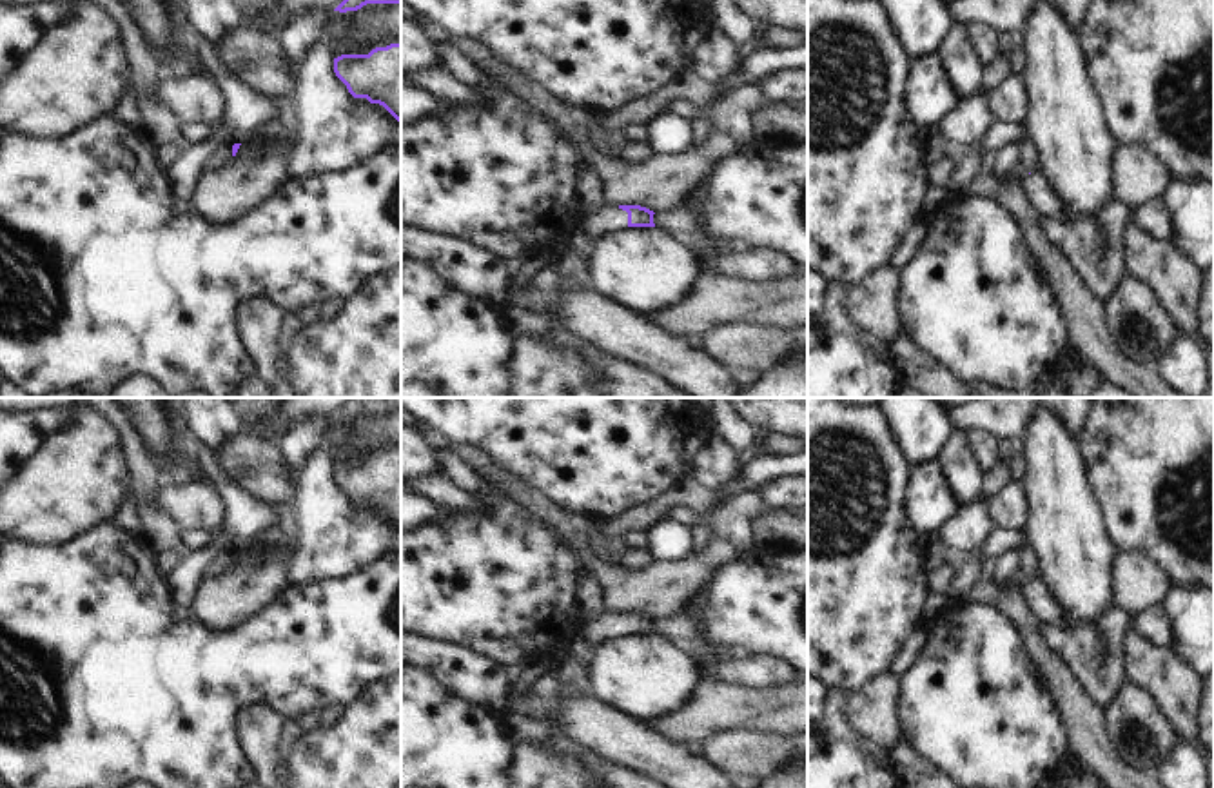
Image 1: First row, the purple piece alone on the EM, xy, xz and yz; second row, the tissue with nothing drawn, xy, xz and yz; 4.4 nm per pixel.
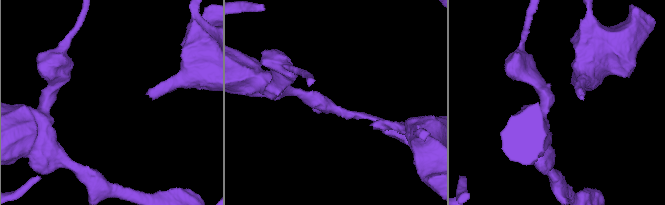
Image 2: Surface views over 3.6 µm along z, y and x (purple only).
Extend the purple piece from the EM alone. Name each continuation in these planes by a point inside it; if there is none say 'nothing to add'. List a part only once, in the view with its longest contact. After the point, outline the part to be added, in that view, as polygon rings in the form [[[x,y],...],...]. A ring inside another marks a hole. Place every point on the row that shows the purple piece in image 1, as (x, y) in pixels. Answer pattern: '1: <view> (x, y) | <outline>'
1: xz (610, 218) | [[[604,205],[601,211],[593,212],[590,216],[584,216],[579,229],[584,232],[588,241],[593,245],[593,241],[601,234],[626,231],[628,229],[628,212],[615,205]]]

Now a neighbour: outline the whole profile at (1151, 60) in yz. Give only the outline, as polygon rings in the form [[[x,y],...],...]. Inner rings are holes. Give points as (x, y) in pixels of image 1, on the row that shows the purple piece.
[[[1091,0],[1078,36],[1120,145],[1156,154],[1174,180],[1205,180],[1214,187],[1214,0]]]

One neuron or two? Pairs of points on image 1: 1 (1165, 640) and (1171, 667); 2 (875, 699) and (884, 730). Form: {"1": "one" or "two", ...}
{"1": "two", "2": "one"}

